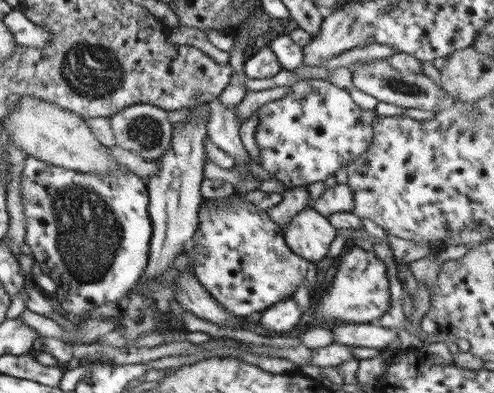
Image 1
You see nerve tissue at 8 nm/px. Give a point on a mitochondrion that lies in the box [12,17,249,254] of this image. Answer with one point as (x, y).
(91, 72)

